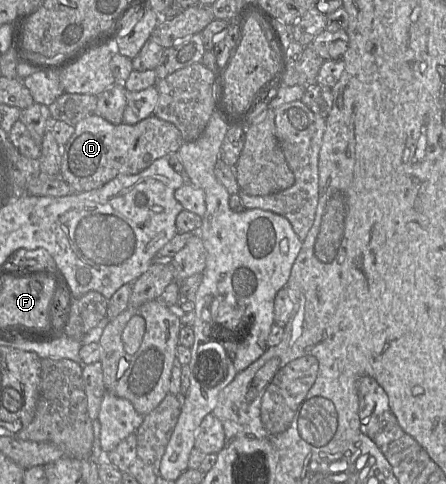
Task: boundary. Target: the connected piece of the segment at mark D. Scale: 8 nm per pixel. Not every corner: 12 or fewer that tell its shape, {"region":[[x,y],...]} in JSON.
{"region":[[93,113],[60,147],[73,193],[134,175],[183,143],[151,115],[114,125]]}

